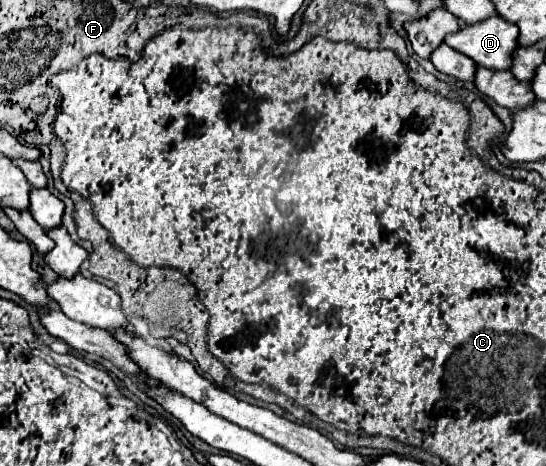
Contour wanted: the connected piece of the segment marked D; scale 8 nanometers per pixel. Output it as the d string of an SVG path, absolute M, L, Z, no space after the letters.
M492 16L480 24L462 24L460 30L448 34L444 42L472 58L476 64L492 70L508 70L512 64L512 52L518 46L516 38L516 24Z

